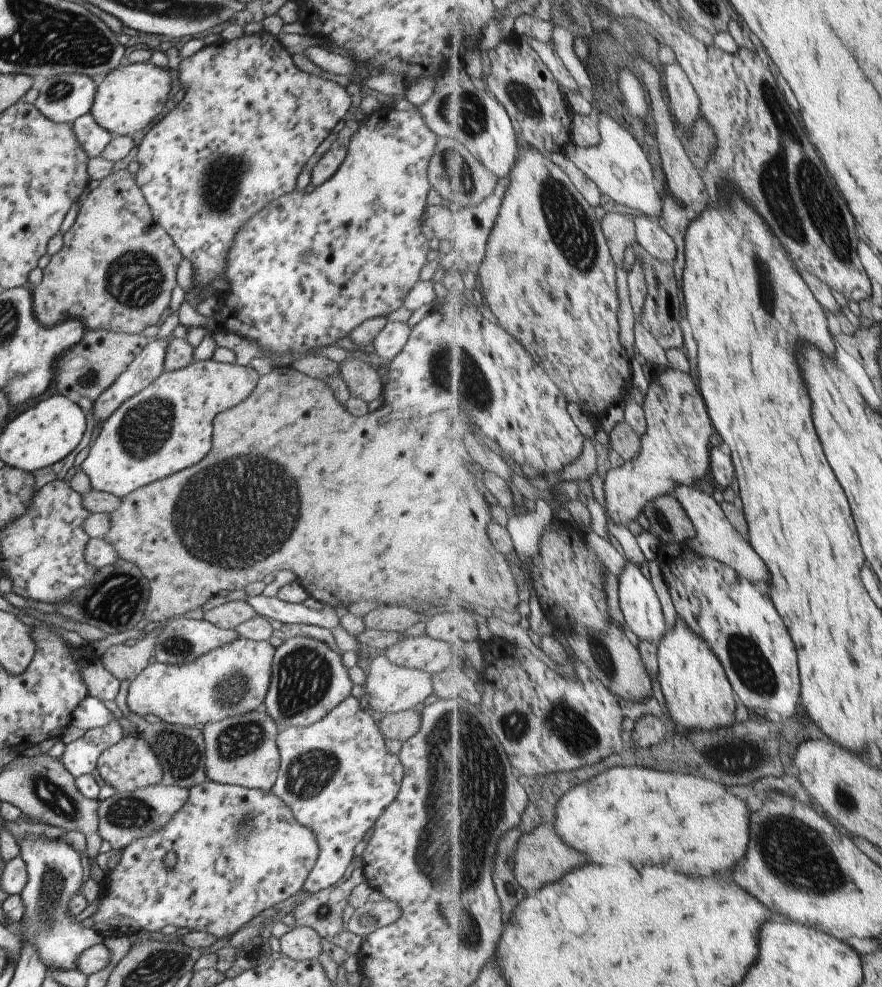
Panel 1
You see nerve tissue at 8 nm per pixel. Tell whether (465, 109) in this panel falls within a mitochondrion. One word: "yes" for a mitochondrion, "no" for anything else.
yes

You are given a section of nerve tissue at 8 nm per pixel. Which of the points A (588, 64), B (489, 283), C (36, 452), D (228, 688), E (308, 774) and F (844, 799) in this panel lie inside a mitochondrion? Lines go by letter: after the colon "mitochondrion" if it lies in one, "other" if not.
A: other
B: other
C: other
D: mitochondrion
E: mitochondrion
F: mitochondrion

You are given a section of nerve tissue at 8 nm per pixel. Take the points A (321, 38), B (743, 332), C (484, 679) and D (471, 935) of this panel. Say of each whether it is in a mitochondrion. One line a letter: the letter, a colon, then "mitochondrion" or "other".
A: other
B: other
C: other
D: mitochondrion

